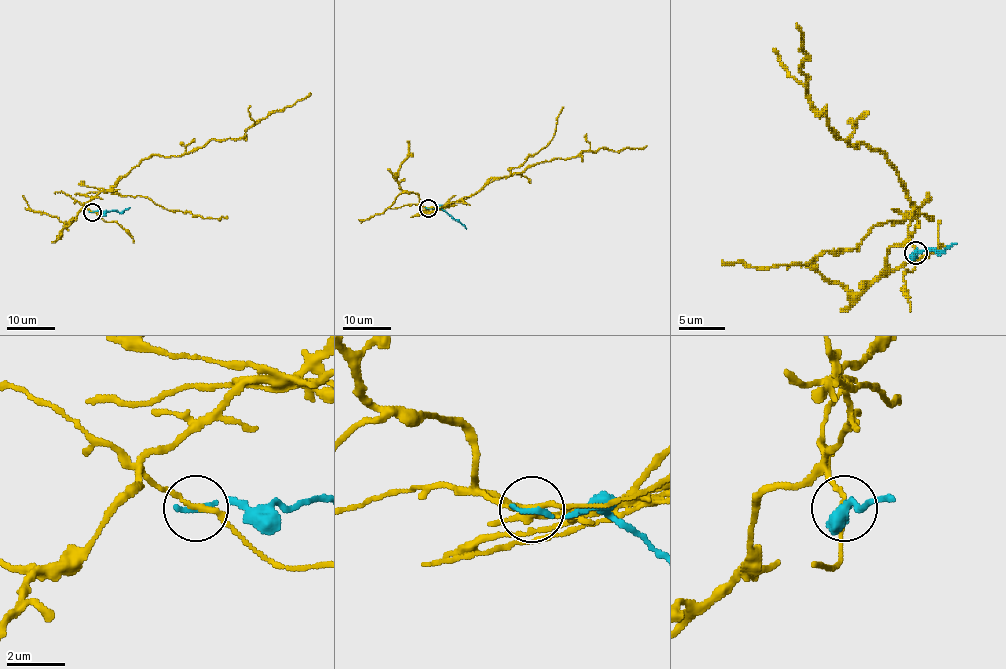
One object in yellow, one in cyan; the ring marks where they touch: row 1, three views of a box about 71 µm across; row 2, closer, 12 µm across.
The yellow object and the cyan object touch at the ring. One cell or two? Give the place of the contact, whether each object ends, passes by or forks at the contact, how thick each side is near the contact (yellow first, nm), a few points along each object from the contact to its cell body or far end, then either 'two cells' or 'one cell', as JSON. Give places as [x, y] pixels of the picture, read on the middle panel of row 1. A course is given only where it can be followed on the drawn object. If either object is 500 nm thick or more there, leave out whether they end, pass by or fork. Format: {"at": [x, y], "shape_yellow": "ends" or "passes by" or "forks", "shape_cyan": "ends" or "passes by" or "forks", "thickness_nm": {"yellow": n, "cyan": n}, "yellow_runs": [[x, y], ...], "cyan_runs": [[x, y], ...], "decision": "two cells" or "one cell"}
{"at": [428, 208], "shape_yellow": "passes by", "shape_cyan": "ends", "thickness_nm": {"yellow": 150, "cyan": 240}, "yellow_runs": [[429, 207], [444, 208], [492, 178], [558, 157], [646, 145]], "cyan_runs": [[429, 207], [441, 207], [466, 229]], "decision": "two cells"}

